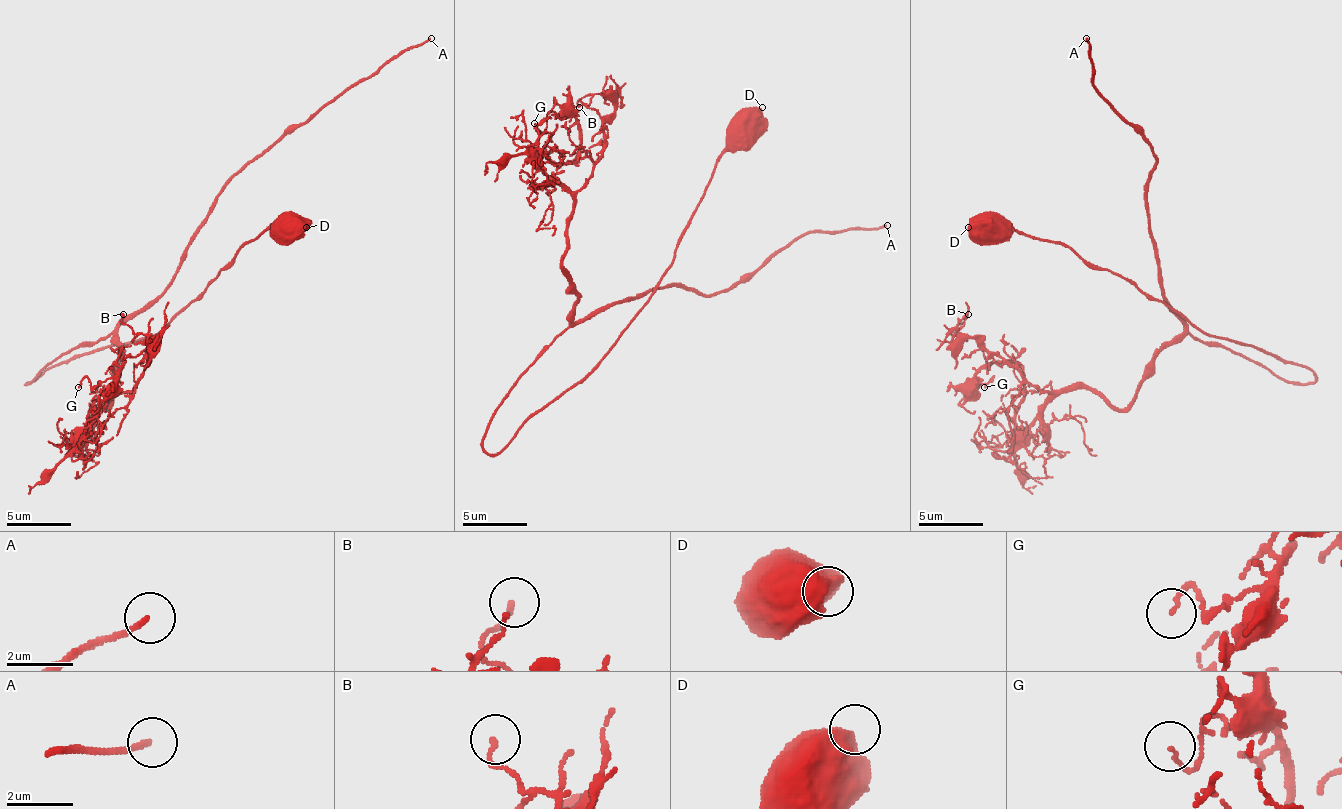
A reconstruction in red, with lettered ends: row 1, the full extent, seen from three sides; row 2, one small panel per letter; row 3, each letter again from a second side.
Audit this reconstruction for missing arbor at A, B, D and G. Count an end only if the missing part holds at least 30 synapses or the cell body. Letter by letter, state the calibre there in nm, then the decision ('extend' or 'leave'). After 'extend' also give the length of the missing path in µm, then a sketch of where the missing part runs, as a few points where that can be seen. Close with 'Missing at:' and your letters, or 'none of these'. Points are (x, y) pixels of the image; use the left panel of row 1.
A: 150 nm | extend | 35 µm
B: 120 nm | leave
D: 750 nm | leave
G: 80 nm | leave
Missing at: A

